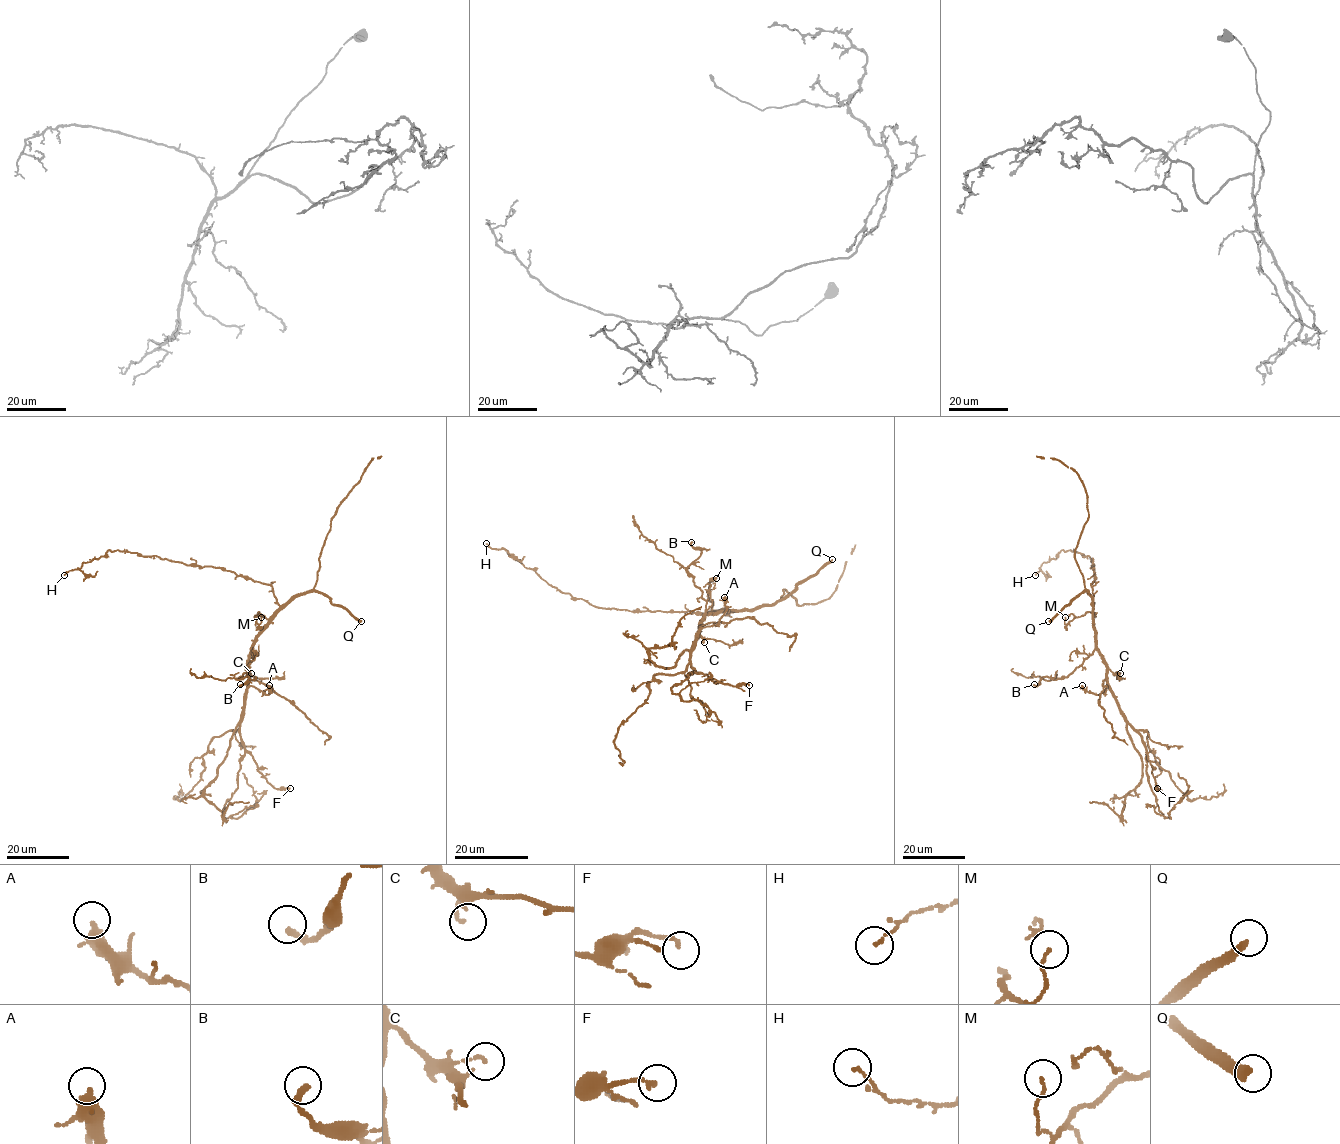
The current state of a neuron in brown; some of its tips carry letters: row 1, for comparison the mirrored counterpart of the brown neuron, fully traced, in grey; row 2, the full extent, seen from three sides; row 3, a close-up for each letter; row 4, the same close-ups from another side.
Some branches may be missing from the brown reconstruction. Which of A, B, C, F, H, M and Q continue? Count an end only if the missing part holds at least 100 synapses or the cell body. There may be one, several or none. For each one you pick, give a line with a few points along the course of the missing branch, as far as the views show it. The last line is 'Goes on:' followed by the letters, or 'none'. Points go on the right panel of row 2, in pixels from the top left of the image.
Goes on: Q

